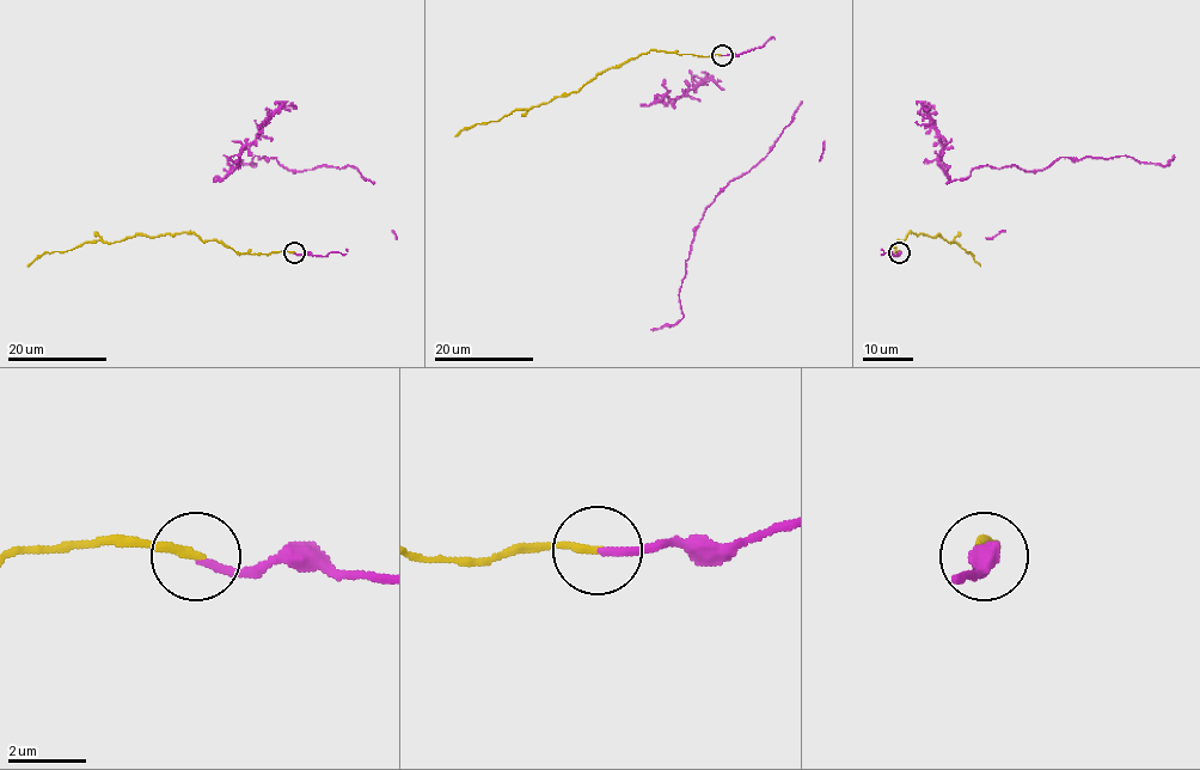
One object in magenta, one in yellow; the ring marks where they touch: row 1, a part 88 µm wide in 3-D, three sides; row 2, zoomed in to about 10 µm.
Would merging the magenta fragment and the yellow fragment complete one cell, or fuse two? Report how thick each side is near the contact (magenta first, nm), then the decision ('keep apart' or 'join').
calibres 190 and 200 nm; join

